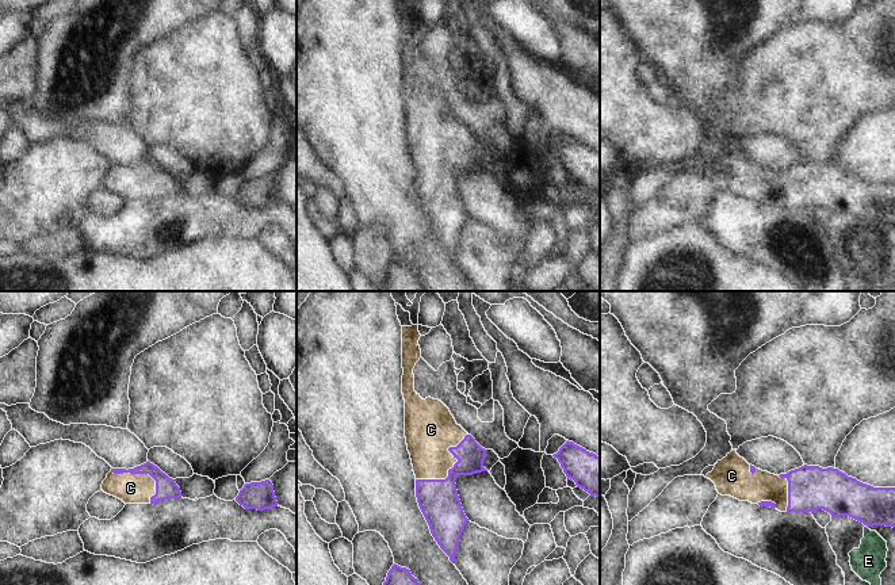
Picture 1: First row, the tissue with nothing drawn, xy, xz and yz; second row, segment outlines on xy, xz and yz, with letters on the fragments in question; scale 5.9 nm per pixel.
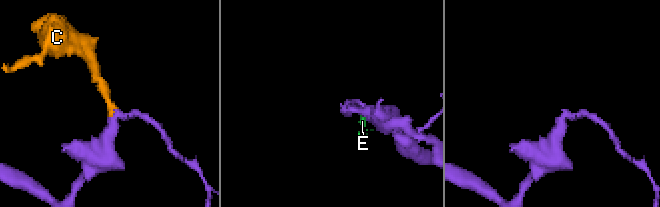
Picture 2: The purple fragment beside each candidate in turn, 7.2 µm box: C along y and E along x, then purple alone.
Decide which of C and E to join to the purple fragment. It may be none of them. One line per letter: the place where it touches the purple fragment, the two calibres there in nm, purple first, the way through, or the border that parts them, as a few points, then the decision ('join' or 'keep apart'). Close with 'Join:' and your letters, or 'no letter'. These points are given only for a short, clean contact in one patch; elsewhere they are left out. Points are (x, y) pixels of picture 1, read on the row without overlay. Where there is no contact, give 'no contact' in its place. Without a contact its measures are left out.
C: contact xz (450, 165); calibres 240 and 300 nm; join
E: contact yz (867, 222); calibres 240 and 200 nm; border yz (865, 221), (868, 225); keep apart
Join: C

